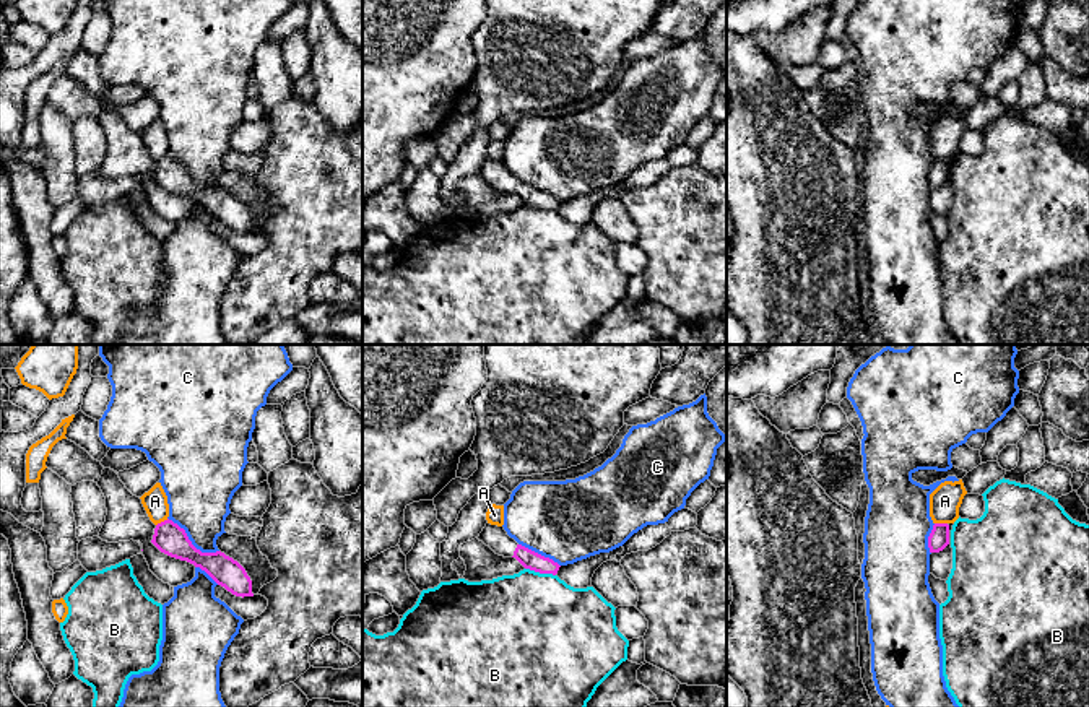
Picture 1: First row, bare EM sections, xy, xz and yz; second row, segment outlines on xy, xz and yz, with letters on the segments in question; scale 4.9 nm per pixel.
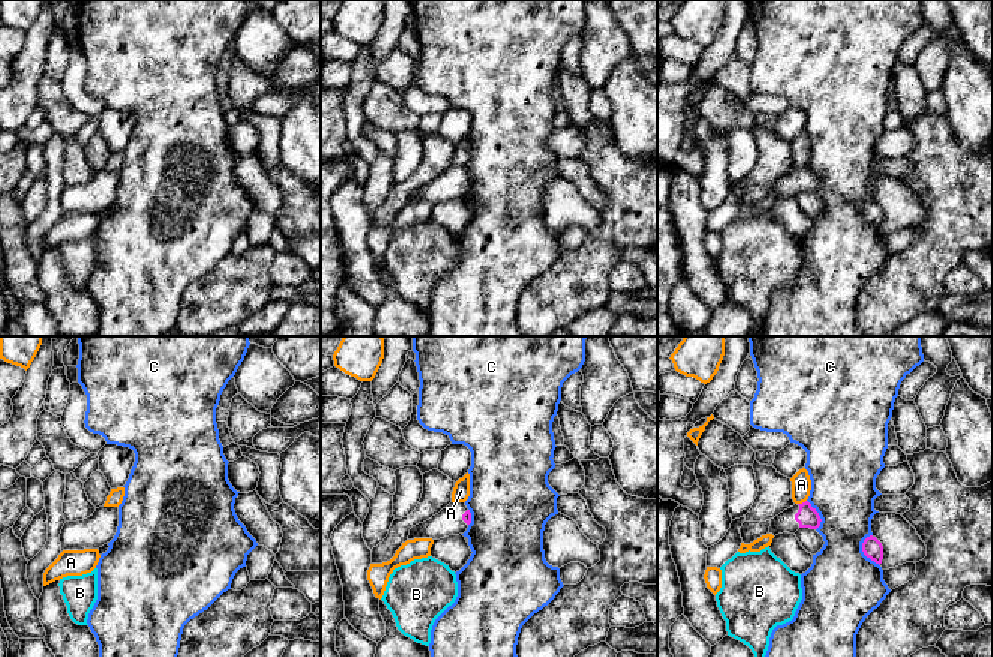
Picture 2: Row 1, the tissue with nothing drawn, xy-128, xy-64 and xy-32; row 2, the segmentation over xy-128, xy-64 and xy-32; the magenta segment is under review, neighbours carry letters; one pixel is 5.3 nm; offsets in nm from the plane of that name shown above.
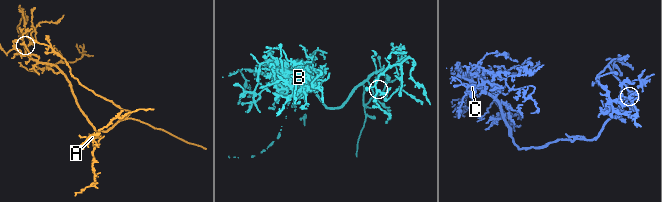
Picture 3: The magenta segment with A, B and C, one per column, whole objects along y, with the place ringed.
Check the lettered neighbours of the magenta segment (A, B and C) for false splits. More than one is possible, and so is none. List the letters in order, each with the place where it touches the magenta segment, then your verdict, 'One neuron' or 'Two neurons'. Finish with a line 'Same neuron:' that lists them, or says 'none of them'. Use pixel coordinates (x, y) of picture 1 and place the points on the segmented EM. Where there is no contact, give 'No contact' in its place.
A: Touches magenta at yz (941, 524). Two neurons
B: Touches magenta at xz (540, 572). Two neurons
C: Touches magenta at xy (190, 542). Two neurons
Same neuron: none of them

